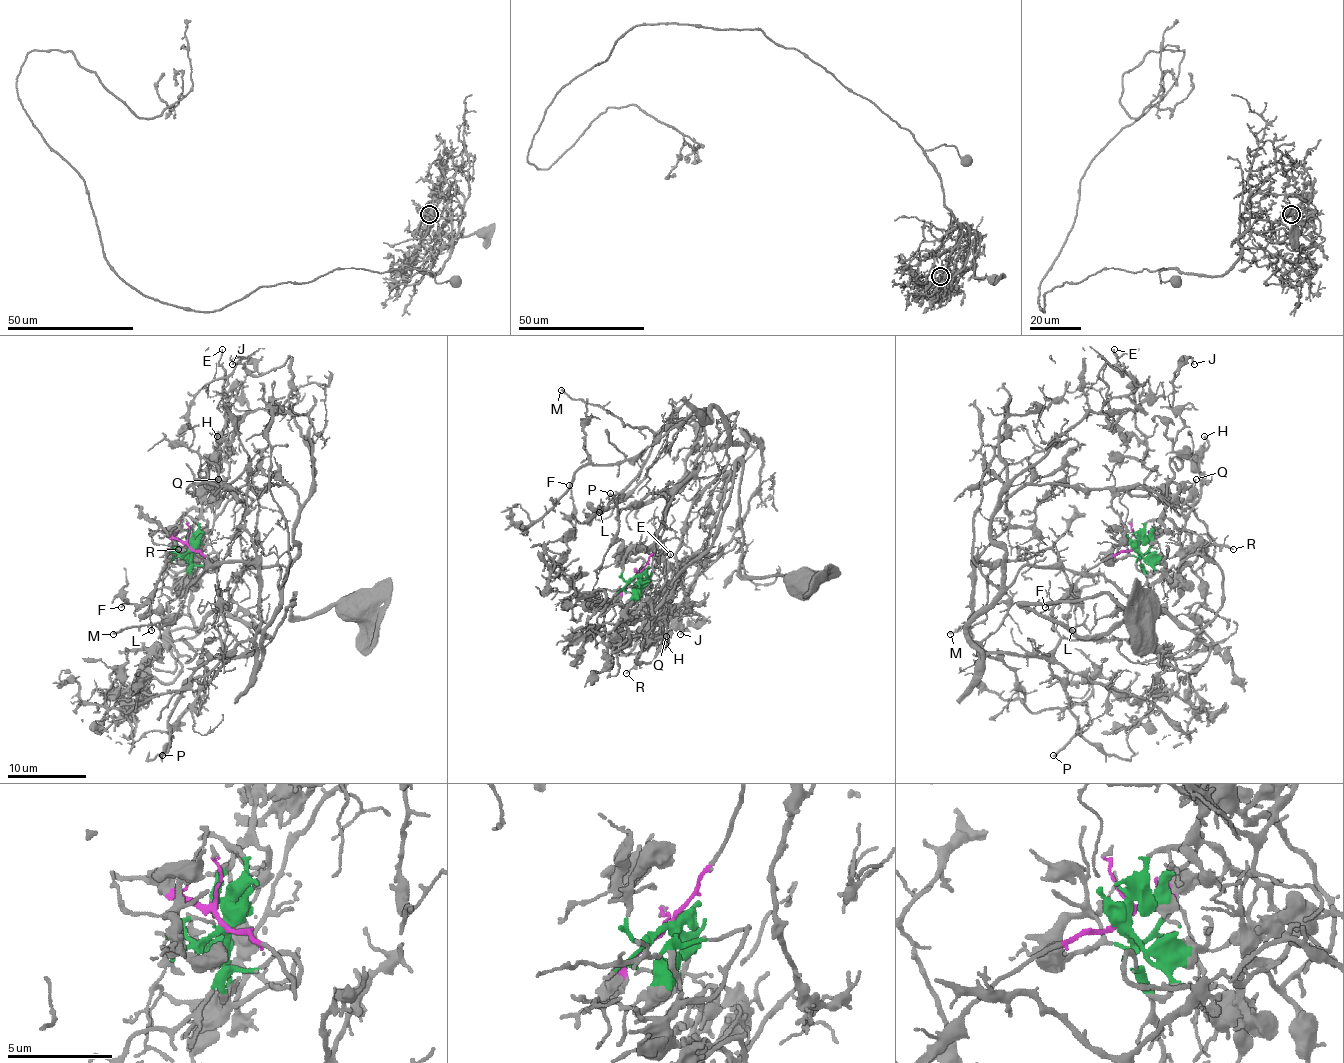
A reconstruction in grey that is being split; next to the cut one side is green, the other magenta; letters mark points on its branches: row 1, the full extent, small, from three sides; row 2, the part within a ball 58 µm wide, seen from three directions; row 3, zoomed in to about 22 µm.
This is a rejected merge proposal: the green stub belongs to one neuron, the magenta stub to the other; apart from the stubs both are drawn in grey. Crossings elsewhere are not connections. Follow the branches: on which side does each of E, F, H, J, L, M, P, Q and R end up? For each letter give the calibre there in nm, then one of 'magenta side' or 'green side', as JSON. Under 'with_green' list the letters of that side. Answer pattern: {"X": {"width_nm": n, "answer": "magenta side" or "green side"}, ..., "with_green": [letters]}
{"E": {"width_nm": 140, "answer": "green side"}, "F": {"width_nm": 130, "answer": "magenta side"}, "H": {"width_nm": 150, "answer": "green side"}, "J": {"width_nm": 150, "answer": "green side"}, "L": {"width_nm": 120, "answer": "magenta side"}, "M": {"width_nm": 160, "answer": "magenta side"}, "P": {"width_nm": 200, "answer": "magenta side"}, "Q": {"width_nm": 110, "answer": "green side"}, "R": {"width_nm": 120, "answer": "green side"}, "with_green": ["E", "H", "J", "Q", "R"]}

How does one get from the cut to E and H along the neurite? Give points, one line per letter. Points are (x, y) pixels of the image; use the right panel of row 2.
E: (1135, 547), (1161, 524), (1167, 498), (1145, 482), (1155, 467), (1143, 465), (1137, 382), (1113, 349)
H: (1135, 547), (1165, 518), (1167, 482), (1174, 475), (1170, 465), (1188, 457), (1194, 463), (1198, 461), (1204, 435)

